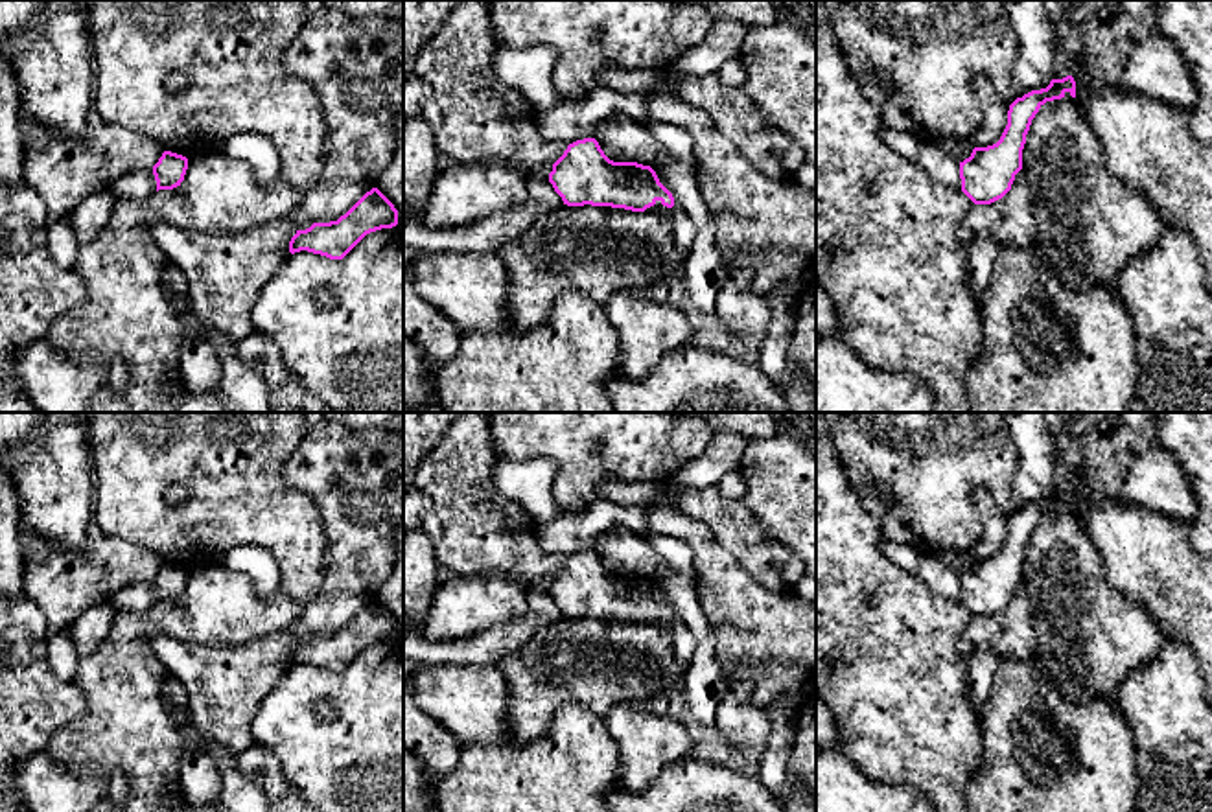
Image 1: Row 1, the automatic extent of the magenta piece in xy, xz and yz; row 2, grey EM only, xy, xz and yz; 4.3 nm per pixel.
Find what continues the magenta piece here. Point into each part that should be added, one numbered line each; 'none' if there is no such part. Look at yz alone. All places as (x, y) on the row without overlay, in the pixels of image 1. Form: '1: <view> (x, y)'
none

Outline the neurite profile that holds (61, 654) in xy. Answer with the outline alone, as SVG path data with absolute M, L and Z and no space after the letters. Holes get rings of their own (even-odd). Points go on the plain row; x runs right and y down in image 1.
M68 632L48 635L46 655L50 668L61 681L74 681L81 654L77 652Z

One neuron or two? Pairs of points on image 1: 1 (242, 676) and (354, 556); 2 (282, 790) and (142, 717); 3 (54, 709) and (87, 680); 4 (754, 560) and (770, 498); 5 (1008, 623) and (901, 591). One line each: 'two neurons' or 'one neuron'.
1: one neuron
2: two neurons
3: two neurons
4: two neurons
5: two neurons

